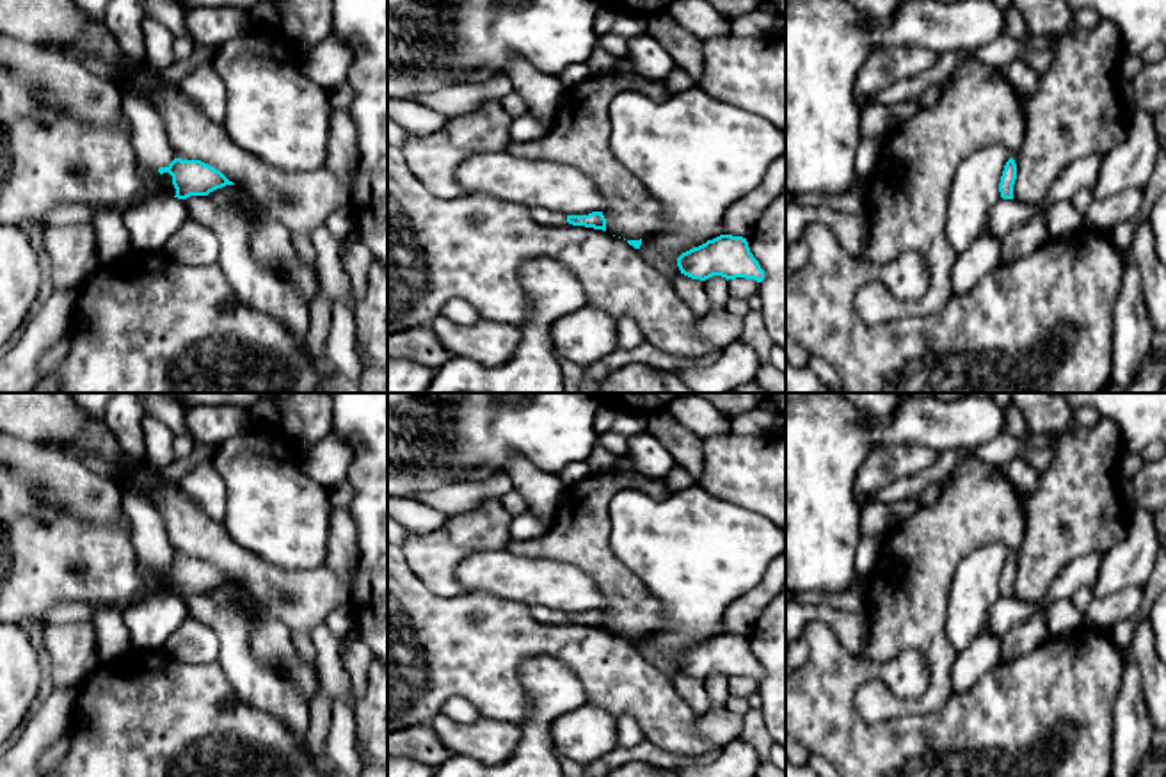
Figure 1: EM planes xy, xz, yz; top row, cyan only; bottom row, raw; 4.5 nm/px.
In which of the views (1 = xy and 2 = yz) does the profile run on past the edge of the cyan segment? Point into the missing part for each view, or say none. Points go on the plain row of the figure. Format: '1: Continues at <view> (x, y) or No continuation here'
1: Continues at xy (167, 589)
2: No continuation here

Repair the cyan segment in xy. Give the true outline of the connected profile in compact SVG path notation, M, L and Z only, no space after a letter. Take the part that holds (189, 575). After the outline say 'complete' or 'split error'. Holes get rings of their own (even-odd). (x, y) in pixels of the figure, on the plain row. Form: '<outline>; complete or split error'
M174 557L167 565L160 565L158 571L165 578L165 585L158 596L187 597L190 594L208 594L217 587L235 583L220 569L201 558Z; split error

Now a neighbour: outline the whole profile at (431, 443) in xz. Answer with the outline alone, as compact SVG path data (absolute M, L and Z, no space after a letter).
M387 393L387 498L464 482L480 466L507 471L512 457L558 477L572 462L588 461L601 405L594 393L462 393L457 402Z

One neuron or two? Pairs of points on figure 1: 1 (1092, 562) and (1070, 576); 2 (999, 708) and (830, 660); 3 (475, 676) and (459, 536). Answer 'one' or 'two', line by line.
1: one
2: one
3: two

